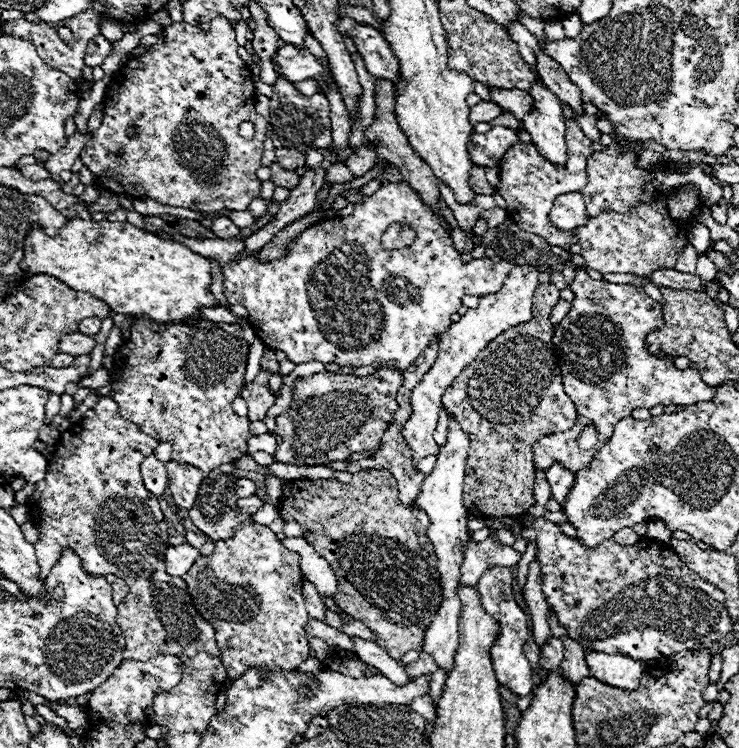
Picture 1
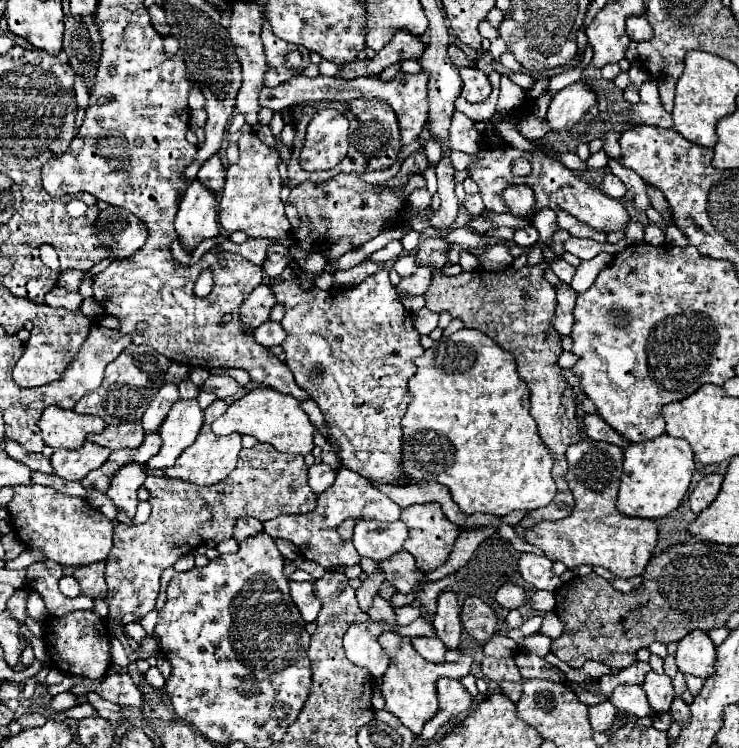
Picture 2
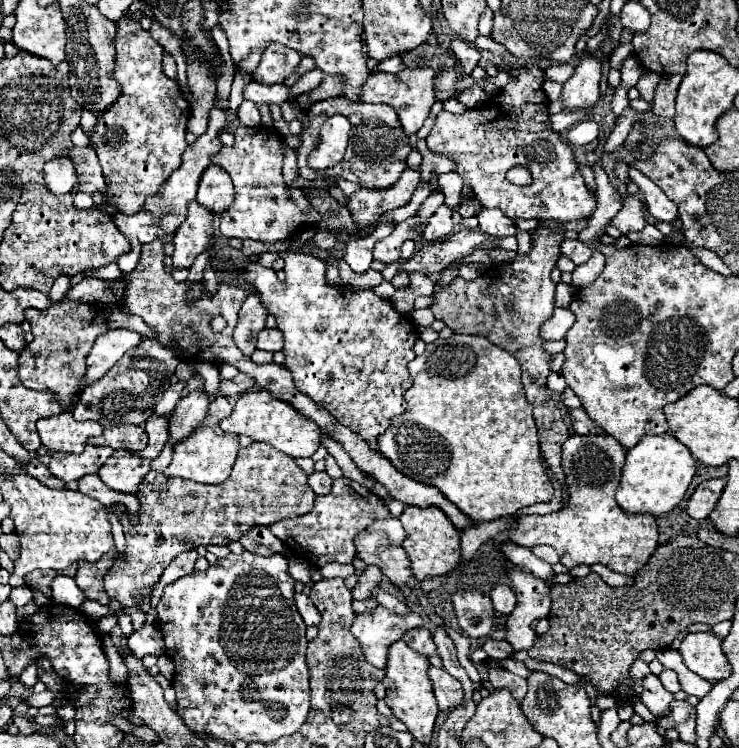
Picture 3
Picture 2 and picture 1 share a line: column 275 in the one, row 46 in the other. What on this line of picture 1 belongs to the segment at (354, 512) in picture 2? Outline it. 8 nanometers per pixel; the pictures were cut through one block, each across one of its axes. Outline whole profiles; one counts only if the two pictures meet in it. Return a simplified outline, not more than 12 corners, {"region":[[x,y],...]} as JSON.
{"region":[[520,22],[508,28],[520,56],[536,70],[538,40]]}

